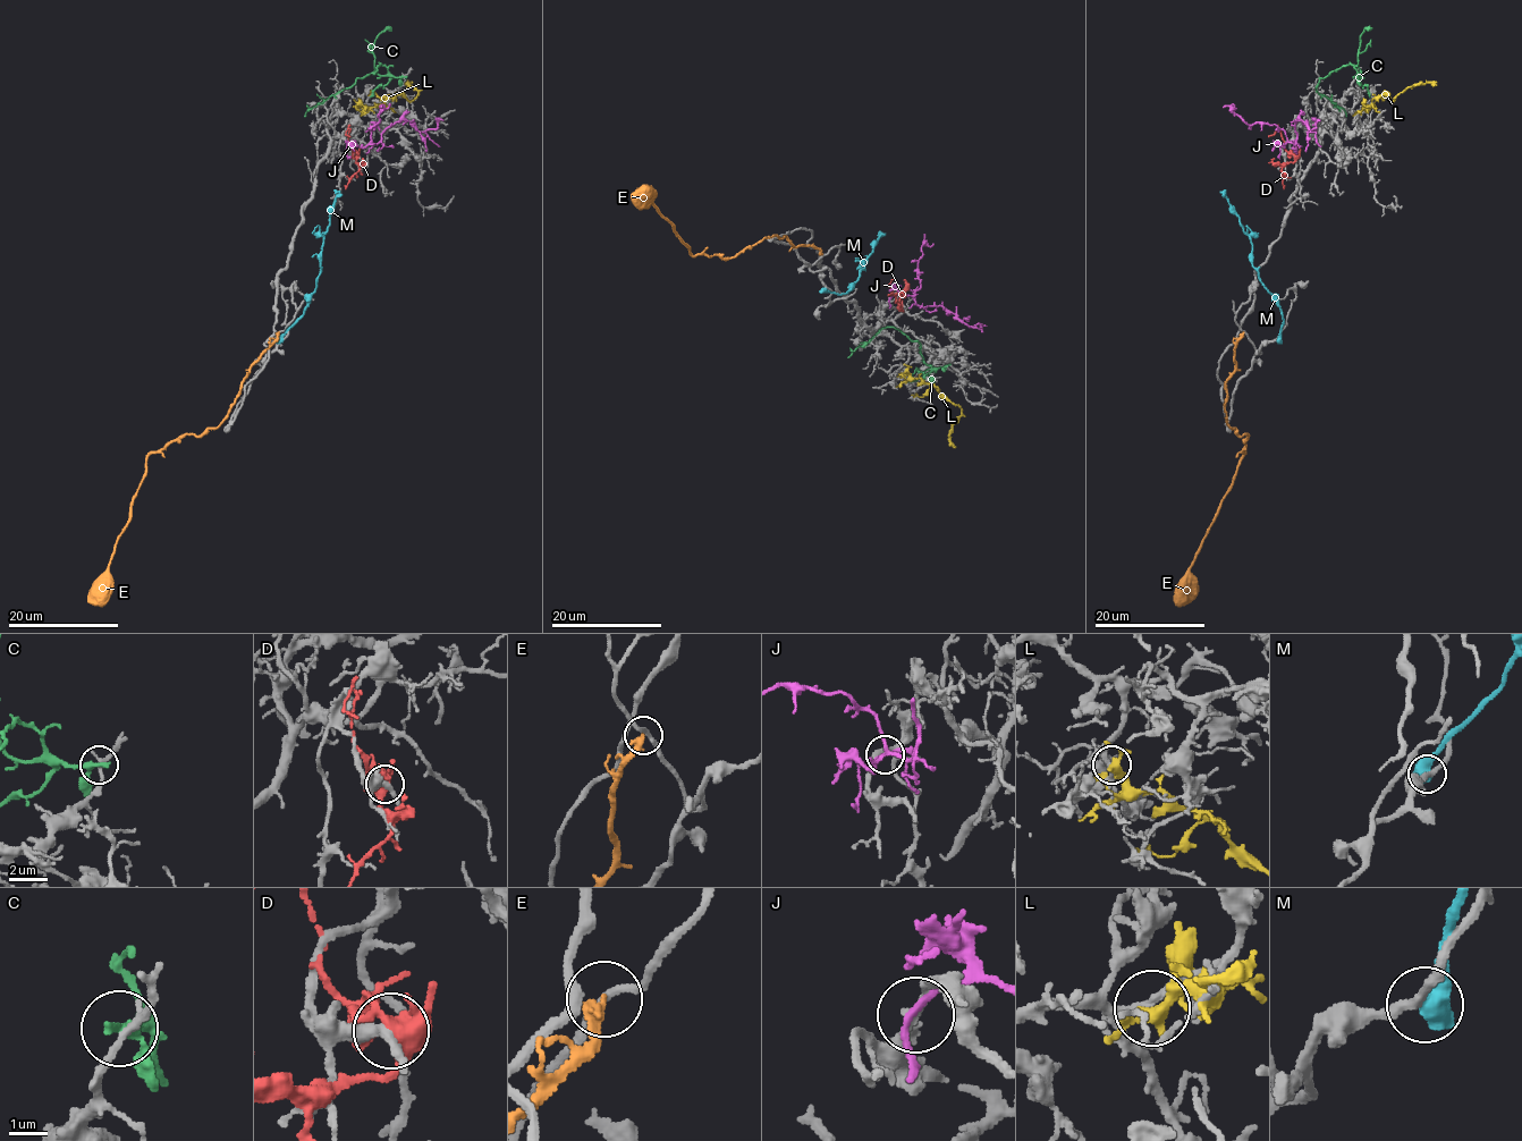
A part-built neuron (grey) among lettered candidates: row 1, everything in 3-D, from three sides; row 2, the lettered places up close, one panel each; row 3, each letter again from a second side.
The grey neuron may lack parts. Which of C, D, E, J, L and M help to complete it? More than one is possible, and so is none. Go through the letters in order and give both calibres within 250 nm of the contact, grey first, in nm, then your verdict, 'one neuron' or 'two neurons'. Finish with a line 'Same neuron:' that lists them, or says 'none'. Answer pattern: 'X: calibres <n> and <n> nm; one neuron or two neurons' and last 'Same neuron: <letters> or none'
C: calibres 200 and 260 nm; two neurons
D: calibres 320 and 400 nm; two neurons
E: calibres 170 and 320 nm; two neurons
J: calibres 200 and 170 nm; two neurons
L: calibres 200 and 280 nm; two neurons
M: calibres 260 and 500 nm; two neurons
Same neuron: none

